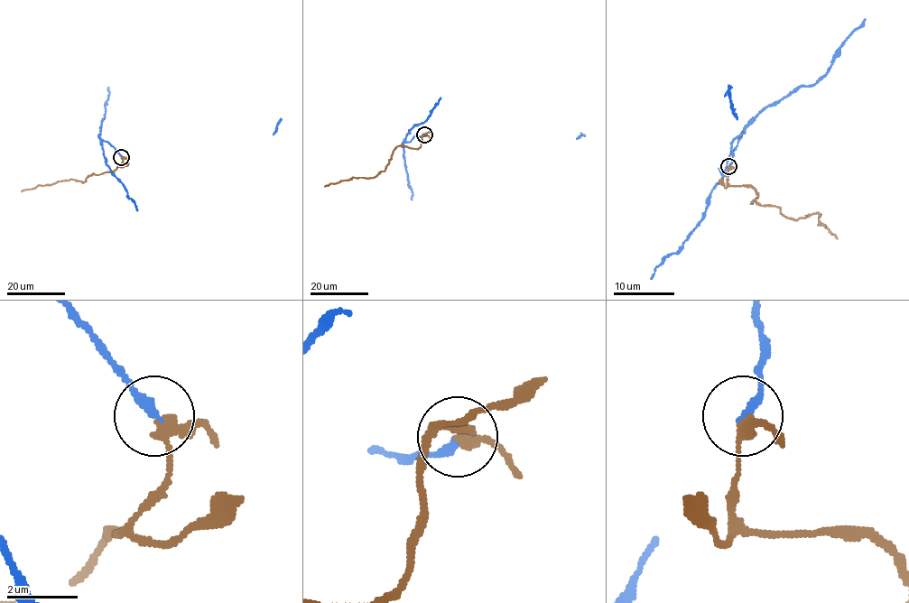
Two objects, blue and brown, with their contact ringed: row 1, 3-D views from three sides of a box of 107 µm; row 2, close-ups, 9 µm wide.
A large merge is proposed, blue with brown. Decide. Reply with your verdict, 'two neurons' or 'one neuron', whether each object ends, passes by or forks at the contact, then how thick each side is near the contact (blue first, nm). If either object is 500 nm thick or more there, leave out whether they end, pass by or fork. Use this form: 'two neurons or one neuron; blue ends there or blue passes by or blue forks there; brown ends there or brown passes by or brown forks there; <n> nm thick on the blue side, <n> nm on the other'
two neurons; blue ends there; brown passes by; 280 nm thick on the blue side, 240 nm on the other

